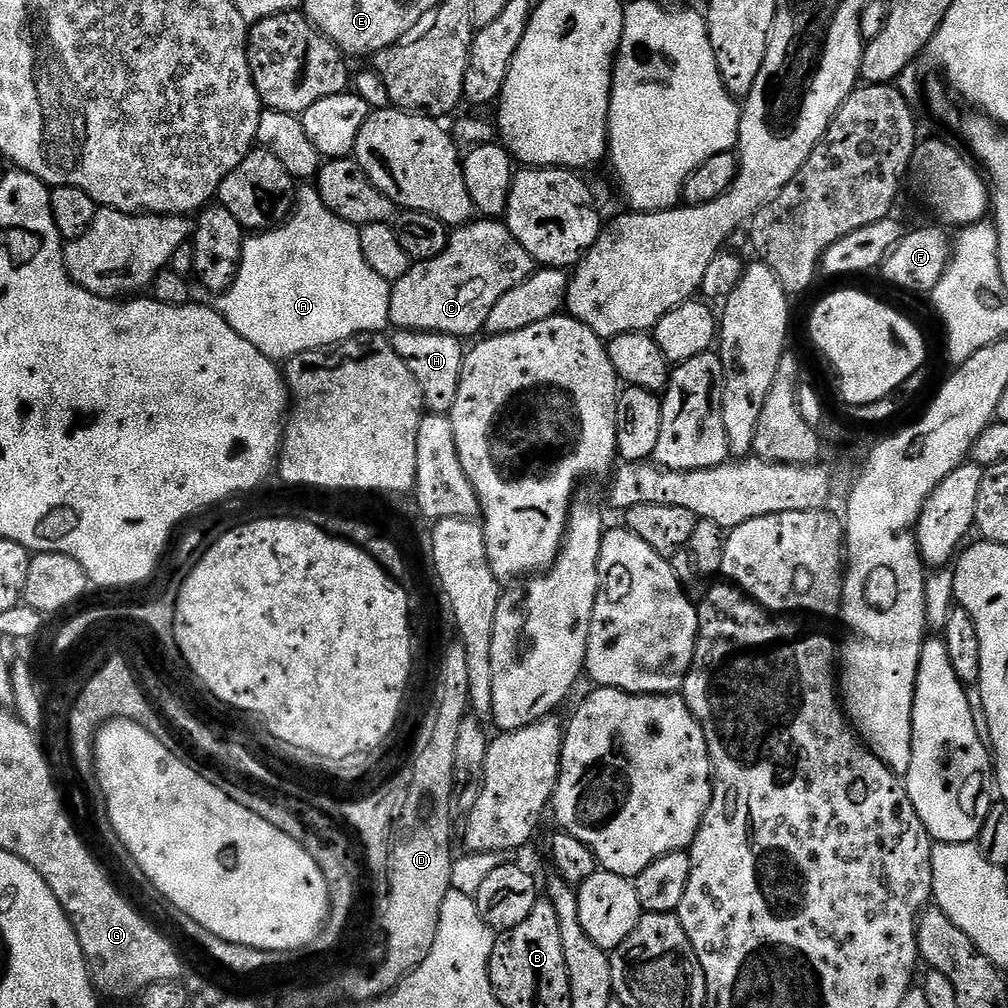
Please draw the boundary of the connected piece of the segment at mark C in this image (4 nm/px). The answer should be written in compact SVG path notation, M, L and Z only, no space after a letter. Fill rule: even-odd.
M476 218L455 229L449 235L448 245L446 250L442 250L442 254L438 254L429 260L413 263L411 270L407 274L394 281L392 293L390 294L390 314L388 319L391 327L401 332L437 332L438 334L450 334L451 336L467 338L467 336L474 335L476 331L479 333L483 329L484 323L490 318L490 310L494 310L494 305L498 302L498 298L502 298L502 294L514 290L514 286L518 286L527 276L531 276L533 271L534 261L532 255L518 242L518 238L514 238L514 234L510 234L507 223L496 218Z

